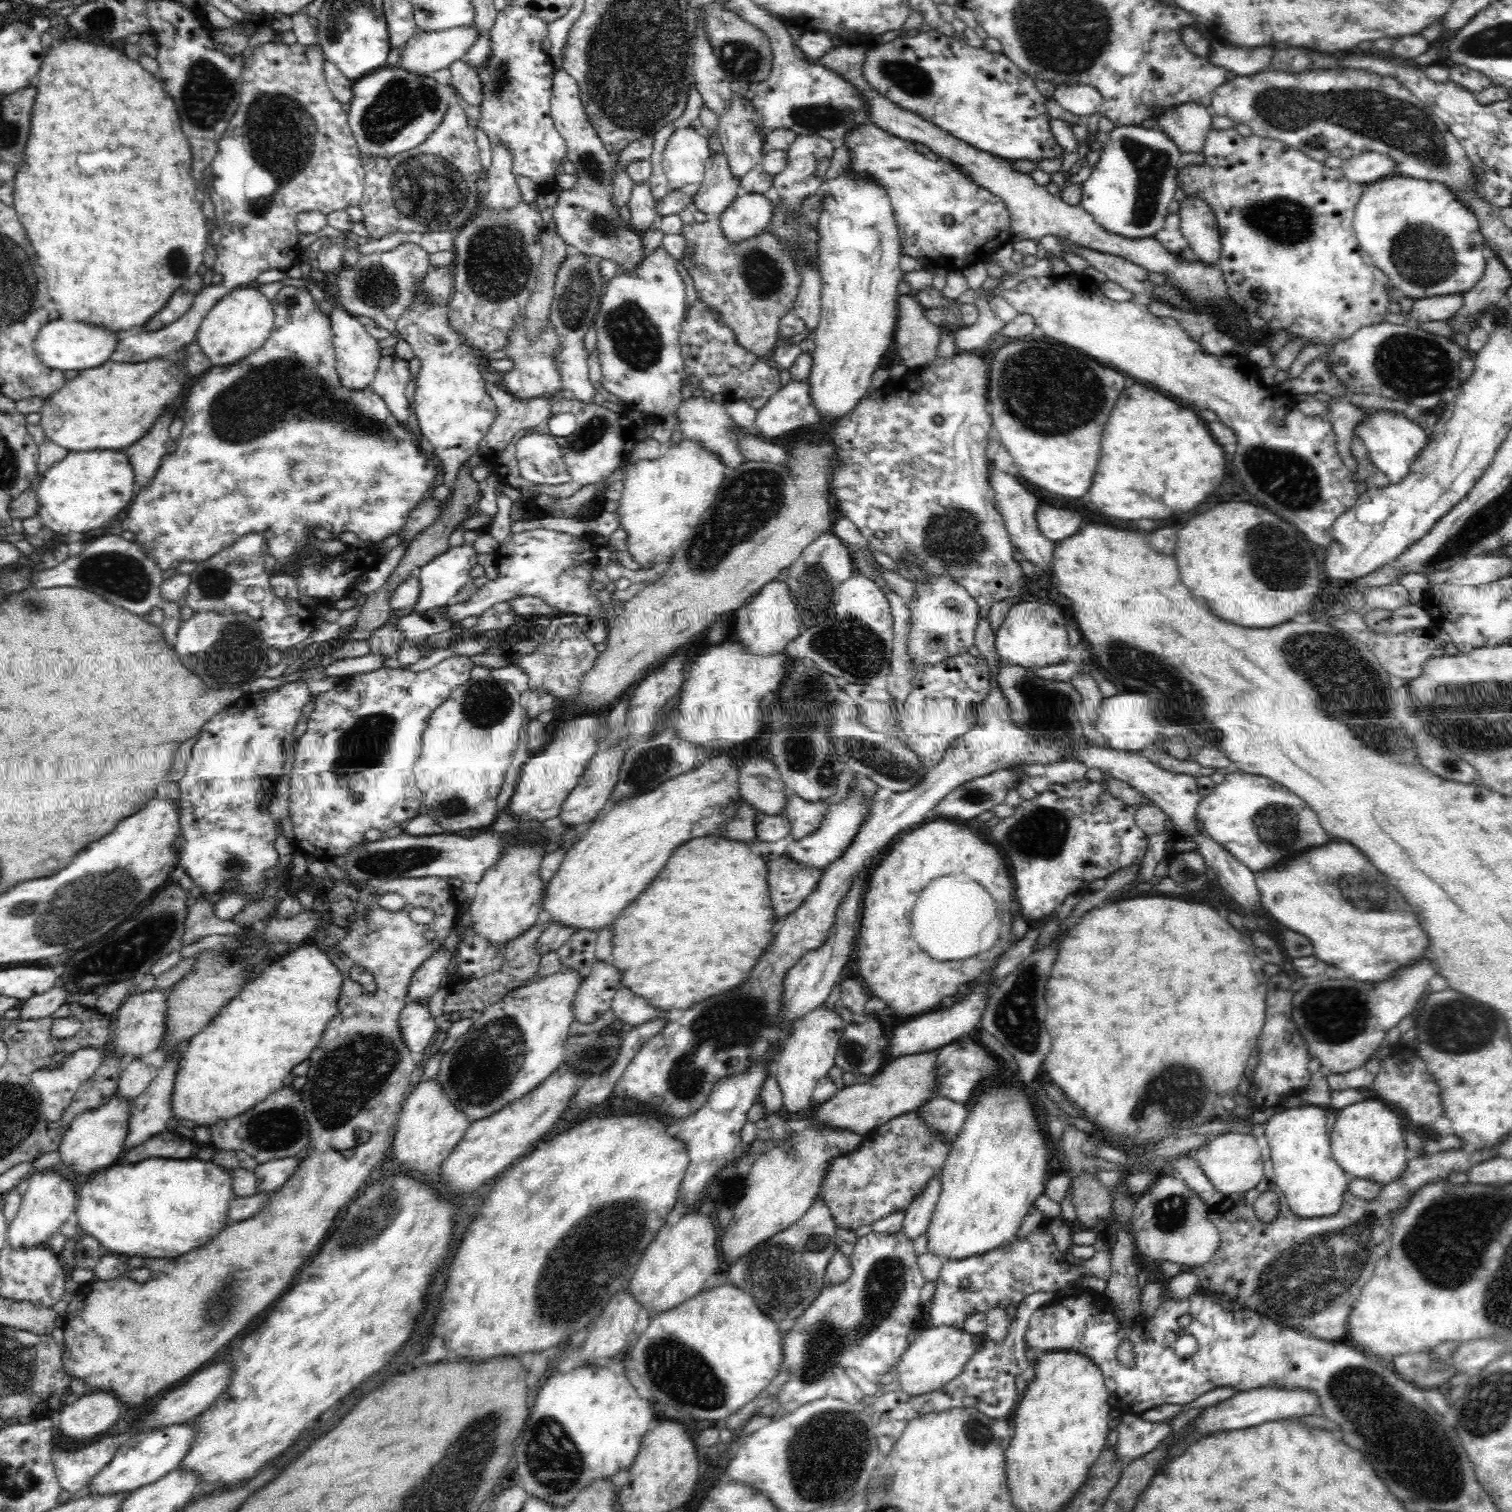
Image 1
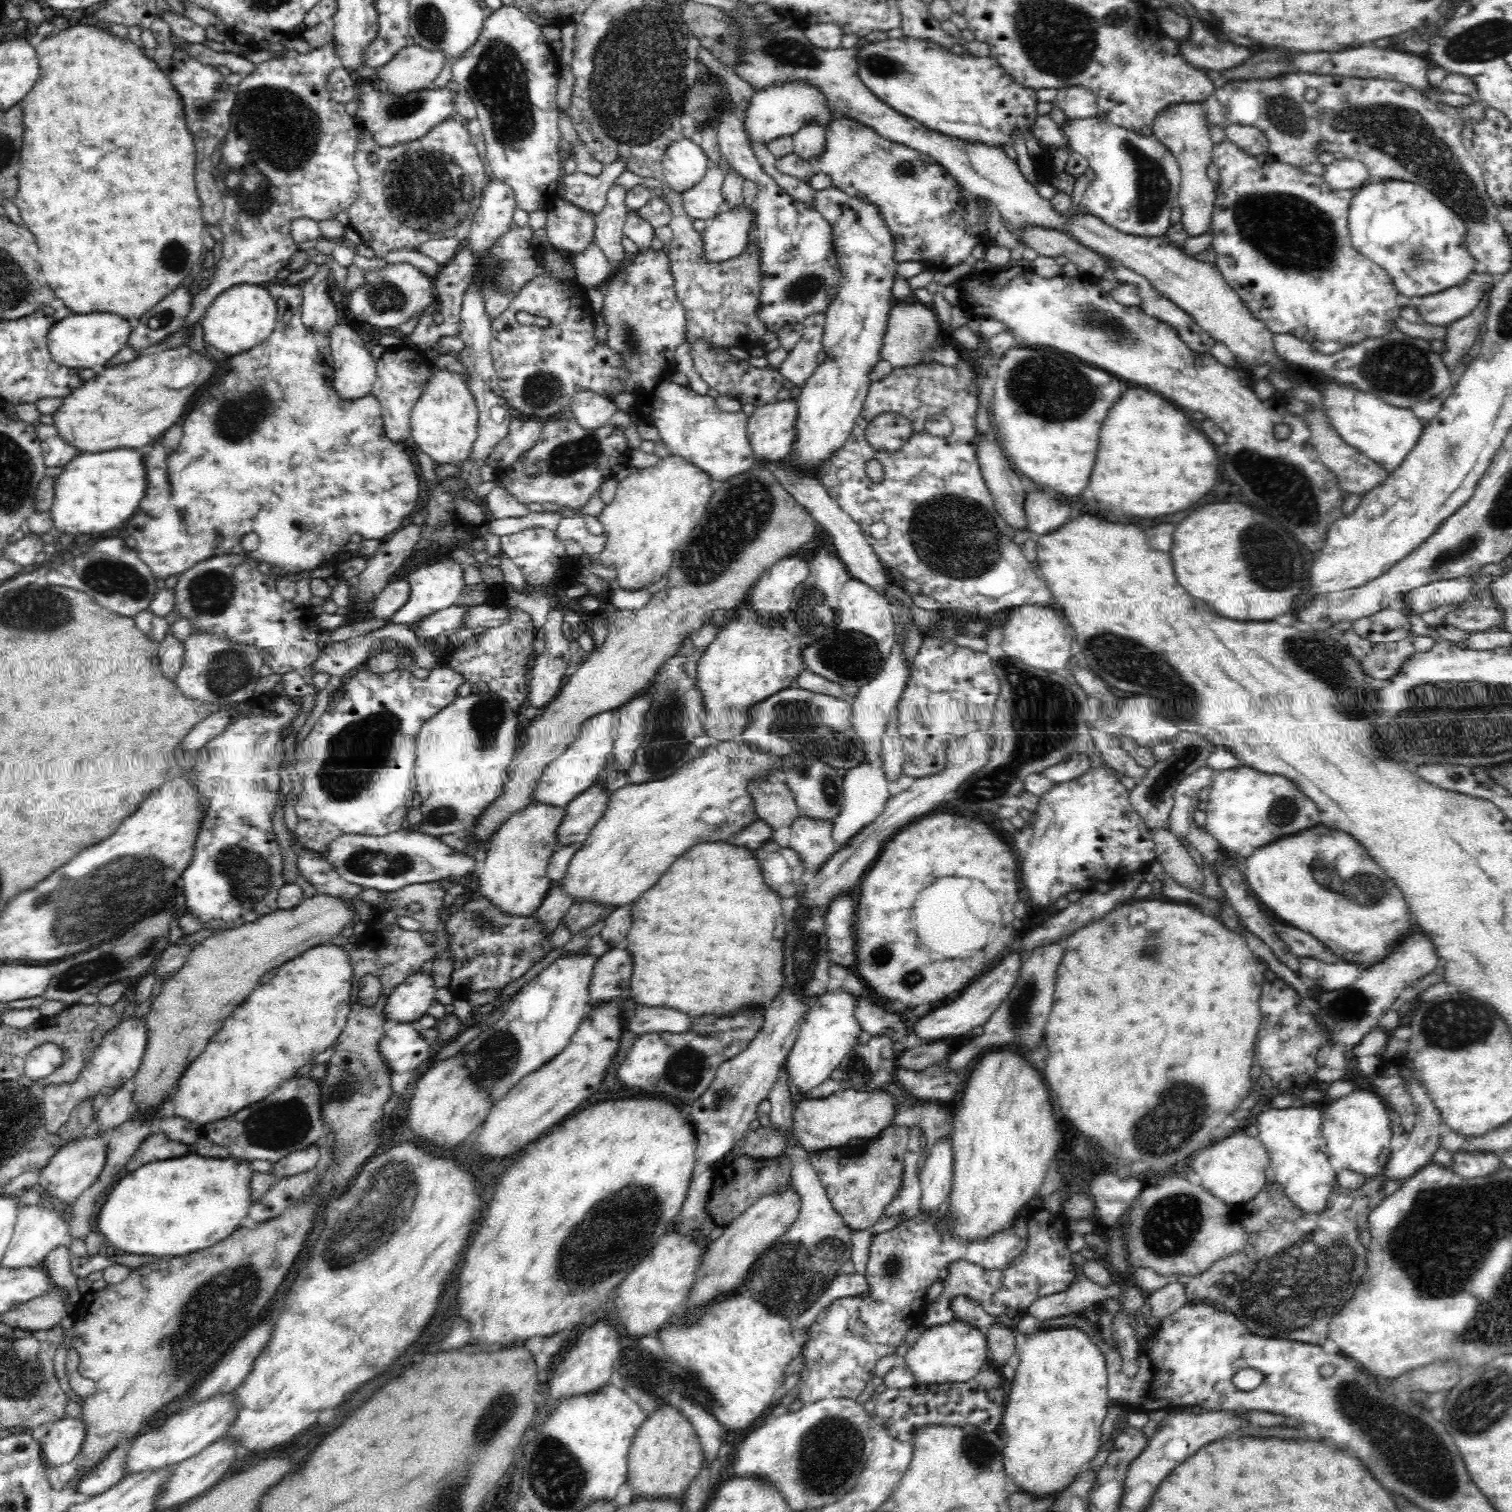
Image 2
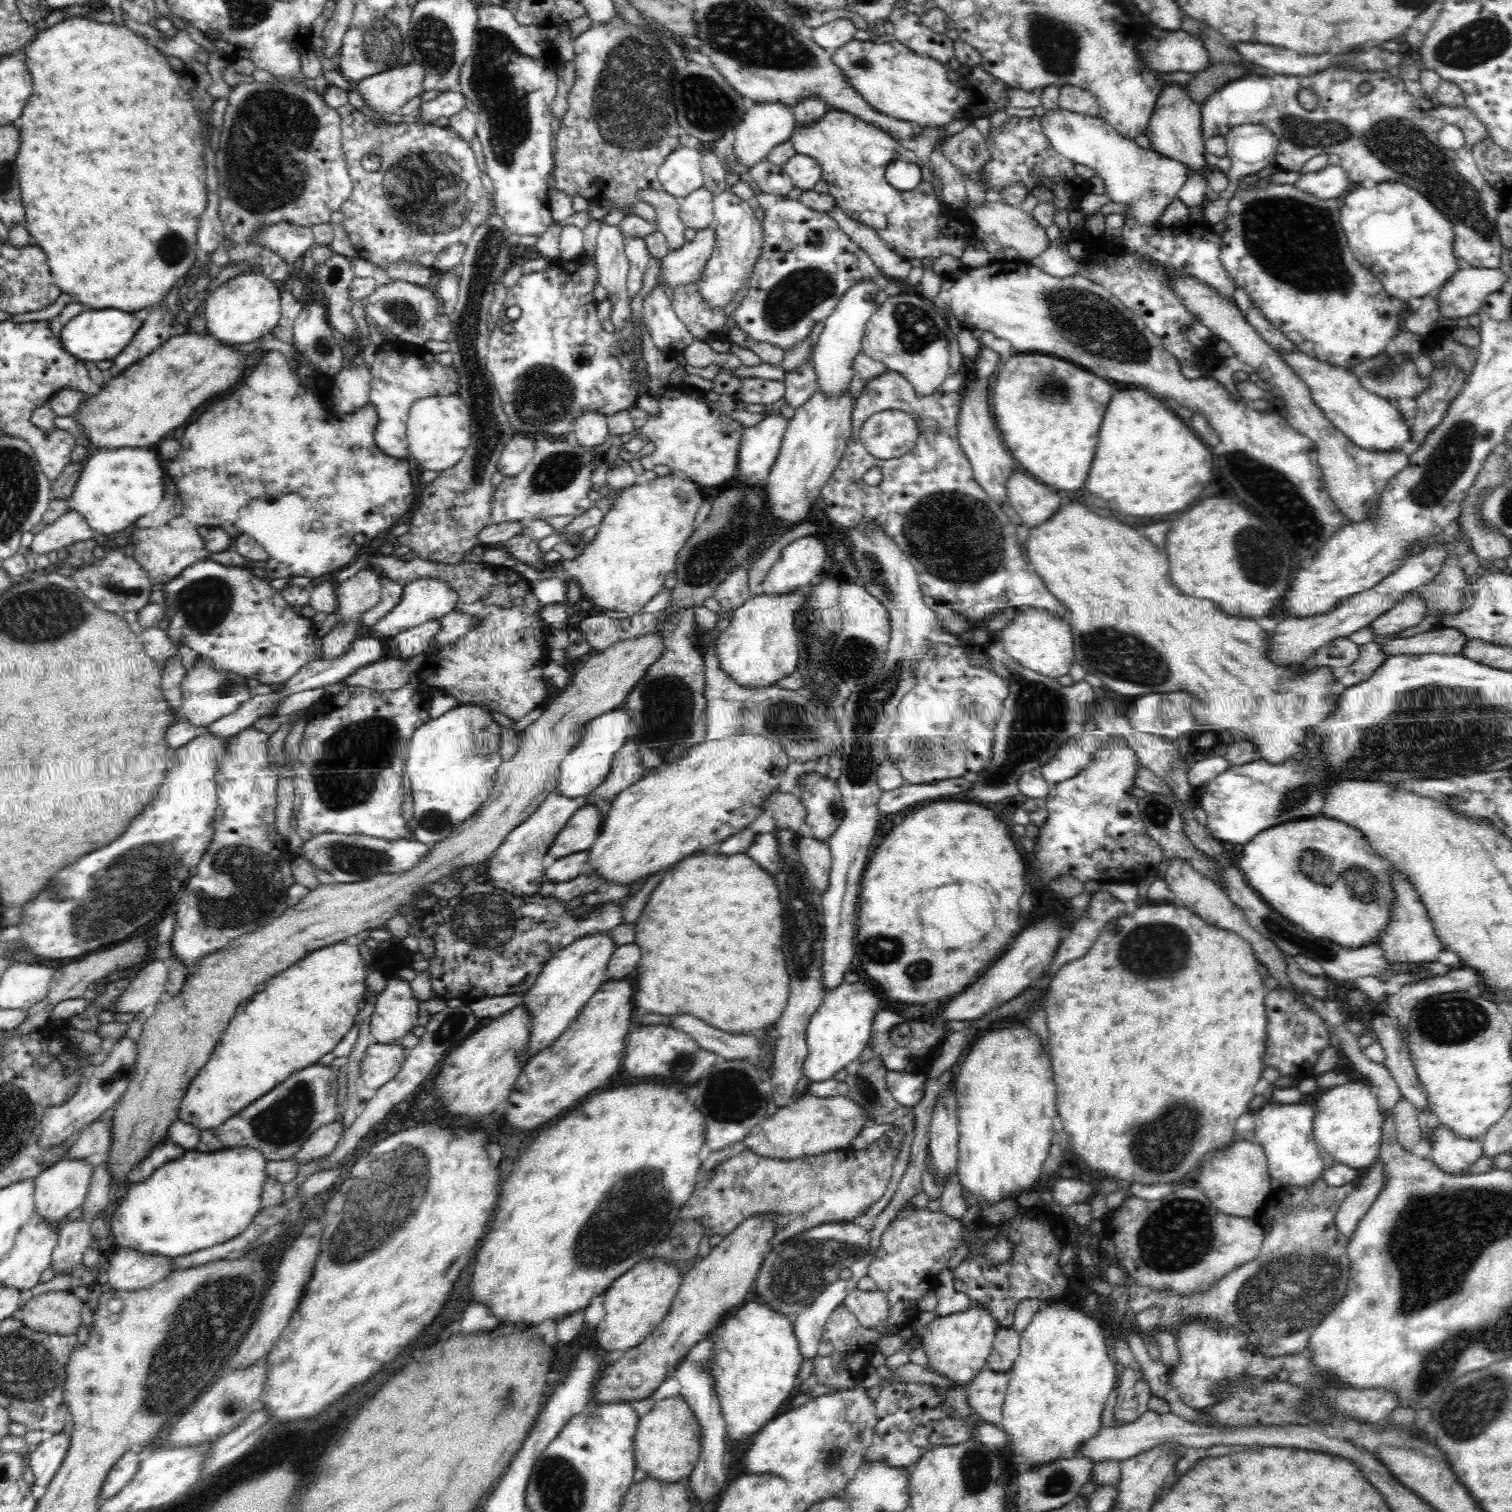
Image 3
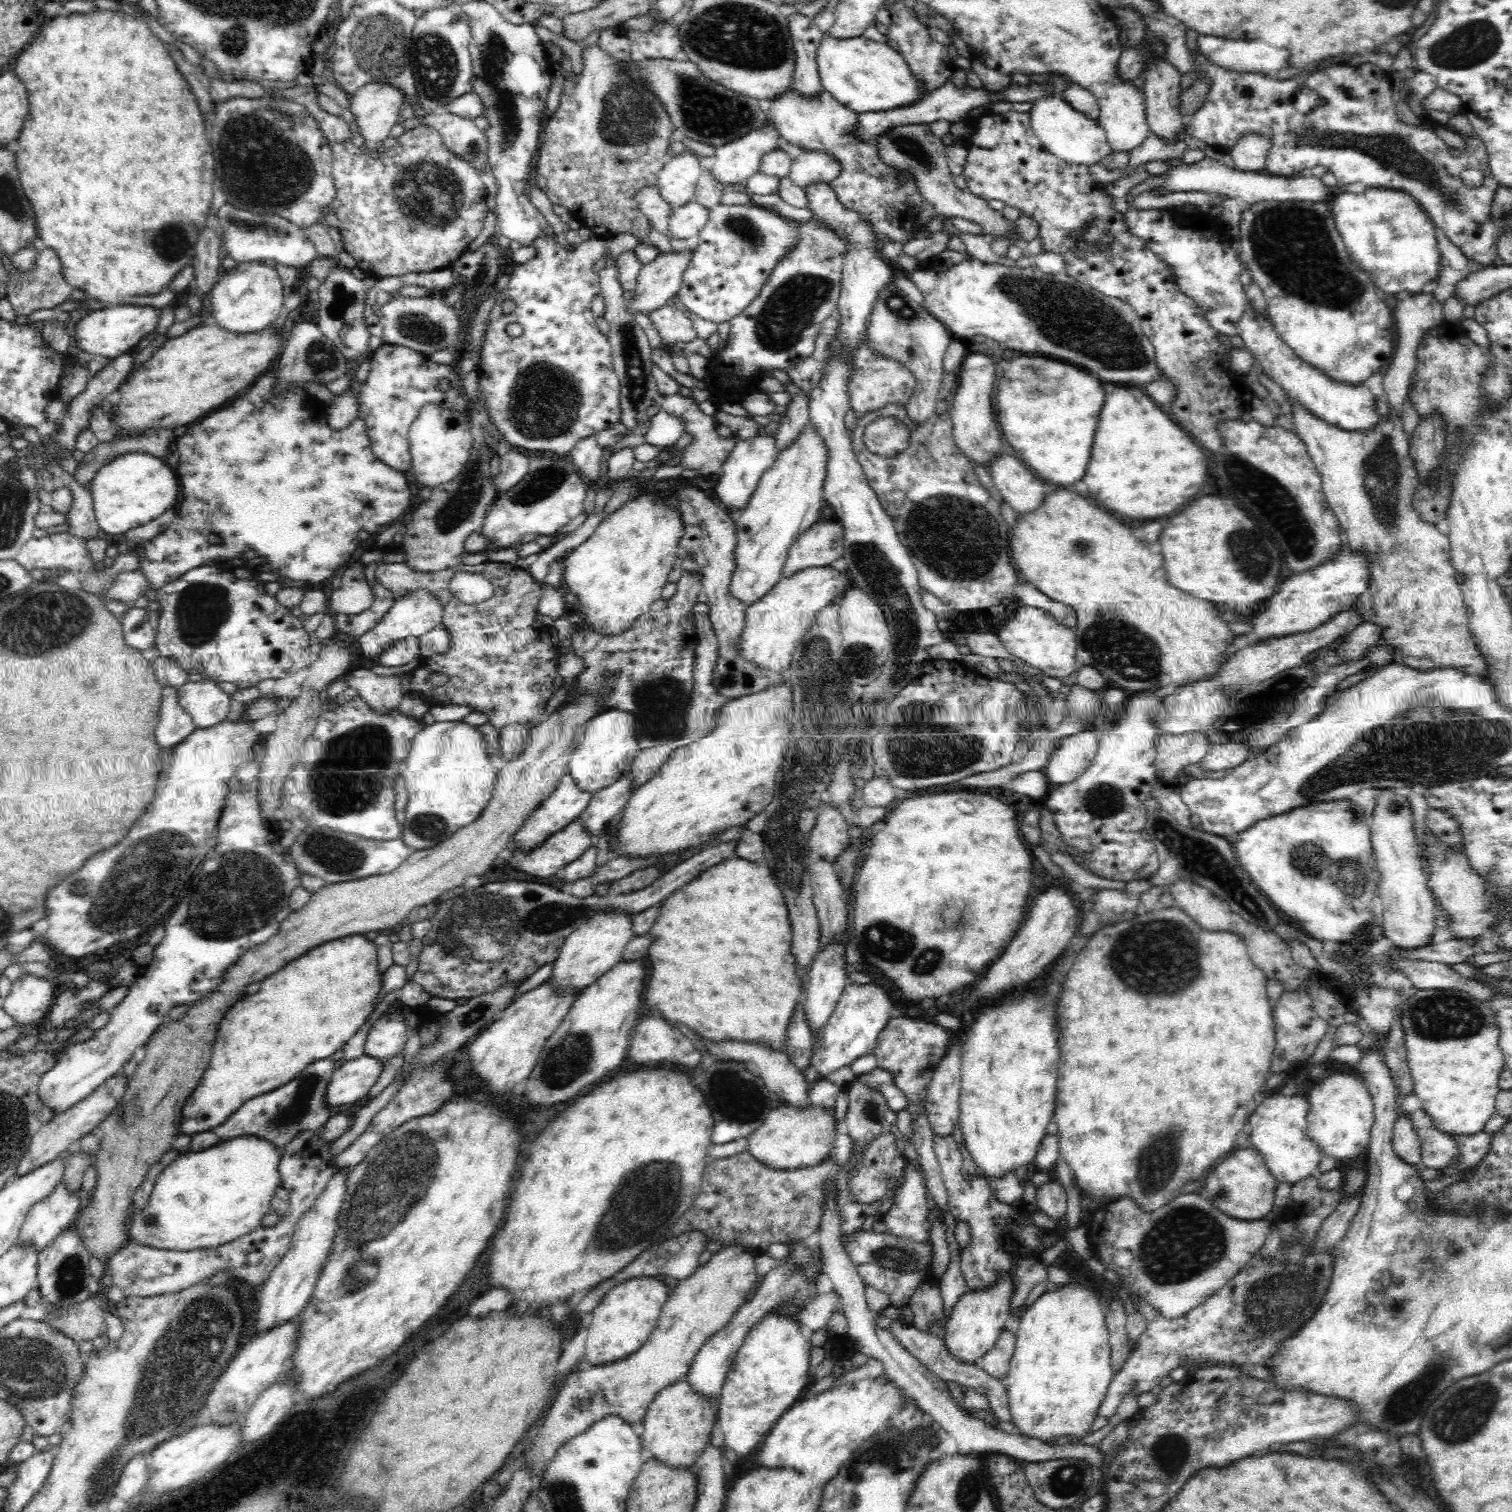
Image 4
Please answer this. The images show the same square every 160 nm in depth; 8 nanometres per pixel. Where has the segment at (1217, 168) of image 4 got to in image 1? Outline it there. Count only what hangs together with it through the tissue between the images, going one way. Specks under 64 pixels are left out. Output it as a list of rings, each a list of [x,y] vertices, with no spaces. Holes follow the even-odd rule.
[[[1119,126],[1114,127],[1105,136],[1101,136],[1097,147],[1101,150],[1099,162],[1093,166],[1091,175],[1083,182],[1079,204],[1095,218],[1096,223],[1108,232],[1132,240],[1154,237],[1161,228],[1164,228],[1168,206],[1174,199],[1174,192],[1178,188],[1176,176],[1181,152],[1176,143],[1160,129]],[[1367,152],[1354,154],[1350,159],[1344,160],[1341,169],[1350,182],[1358,182],[1365,186],[1392,174],[1396,165],[1397,162],[1387,154]]]

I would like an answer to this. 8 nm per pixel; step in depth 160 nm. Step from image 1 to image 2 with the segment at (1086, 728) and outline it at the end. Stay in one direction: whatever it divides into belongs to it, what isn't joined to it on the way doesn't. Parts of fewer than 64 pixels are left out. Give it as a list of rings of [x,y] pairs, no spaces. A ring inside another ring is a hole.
[[[1091,726],[1089,732],[1095,748],[1109,767],[1112,767],[1120,775],[1137,778],[1138,780],[1145,778],[1147,768],[1139,766],[1128,752],[1122,750],[1118,738],[1106,732],[1100,732],[1094,729],[1093,726]]]

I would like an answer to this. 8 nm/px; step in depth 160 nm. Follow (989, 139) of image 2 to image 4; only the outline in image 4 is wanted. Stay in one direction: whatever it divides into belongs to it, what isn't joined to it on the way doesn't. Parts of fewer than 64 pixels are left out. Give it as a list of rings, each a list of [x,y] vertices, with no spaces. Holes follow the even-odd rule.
[[[828,32],[821,39],[815,59],[823,90],[852,112],[905,107],[919,101],[928,92],[921,84],[923,80],[915,78],[903,56],[888,44],[873,42],[863,36],[845,39],[830,37]]]

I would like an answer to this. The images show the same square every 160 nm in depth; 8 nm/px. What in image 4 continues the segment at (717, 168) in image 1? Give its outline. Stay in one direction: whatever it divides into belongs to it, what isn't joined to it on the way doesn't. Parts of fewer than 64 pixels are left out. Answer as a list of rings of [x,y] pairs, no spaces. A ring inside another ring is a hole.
[[[691,200],[684,206],[673,207],[667,222],[672,238],[687,241],[696,236],[706,224],[708,217],[709,210],[695,200]]]

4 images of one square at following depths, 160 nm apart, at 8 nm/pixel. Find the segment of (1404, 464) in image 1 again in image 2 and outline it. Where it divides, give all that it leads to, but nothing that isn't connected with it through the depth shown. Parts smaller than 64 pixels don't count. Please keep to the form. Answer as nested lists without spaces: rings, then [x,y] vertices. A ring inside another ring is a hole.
[[[1321,377],[1323,410],[1340,438],[1351,447],[1356,447],[1374,462],[1392,472],[1400,466],[1406,455],[1414,448],[1424,426],[1411,409],[1392,406],[1372,393],[1341,386],[1330,379]]]

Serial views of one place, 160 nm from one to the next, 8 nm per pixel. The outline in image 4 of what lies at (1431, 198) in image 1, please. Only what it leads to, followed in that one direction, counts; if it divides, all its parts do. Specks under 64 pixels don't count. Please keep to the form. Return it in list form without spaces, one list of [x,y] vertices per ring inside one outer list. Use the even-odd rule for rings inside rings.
[[[1370,187],[1364,194],[1344,192],[1338,198],[1334,198],[1332,216],[1354,264],[1368,275],[1378,289],[1389,296],[1394,297],[1402,291],[1408,291],[1412,295],[1425,292],[1438,279],[1442,268],[1440,265],[1442,255],[1438,249],[1438,237],[1435,233],[1437,228],[1419,202],[1402,189]]]

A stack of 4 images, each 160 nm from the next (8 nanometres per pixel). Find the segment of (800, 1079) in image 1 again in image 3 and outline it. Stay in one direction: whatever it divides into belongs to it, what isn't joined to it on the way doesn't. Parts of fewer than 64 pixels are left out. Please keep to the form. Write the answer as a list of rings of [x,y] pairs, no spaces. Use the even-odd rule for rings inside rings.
[[[844,981],[828,993],[820,1008],[812,1014],[806,1030],[808,1054],[804,1058],[802,1070],[812,1083],[832,1079],[838,1070],[859,1058],[862,1050],[869,1046],[872,1022],[880,1005],[876,994],[860,981]]]

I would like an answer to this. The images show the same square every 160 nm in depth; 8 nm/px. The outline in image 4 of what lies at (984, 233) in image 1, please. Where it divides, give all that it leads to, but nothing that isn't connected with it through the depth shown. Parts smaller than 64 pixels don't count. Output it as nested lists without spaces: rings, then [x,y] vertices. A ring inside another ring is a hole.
[[[788,87],[782,94],[772,99],[769,111],[770,118],[768,120],[771,121],[779,136],[782,136],[793,148],[804,151],[818,151],[830,154],[838,159],[840,174],[829,182],[830,187],[838,195],[838,202],[842,203],[844,208],[860,213],[862,219],[866,219],[870,223],[874,235],[880,242],[896,241],[904,245],[908,240],[914,240],[920,236],[917,220],[918,214],[922,210],[923,198],[921,192],[916,188],[910,177],[899,174],[891,166],[886,166],[882,162],[874,140],[864,142],[853,135],[851,130],[857,123],[856,112],[852,112],[847,106],[840,104],[829,92],[822,91],[816,96],[804,97],[792,87]]]

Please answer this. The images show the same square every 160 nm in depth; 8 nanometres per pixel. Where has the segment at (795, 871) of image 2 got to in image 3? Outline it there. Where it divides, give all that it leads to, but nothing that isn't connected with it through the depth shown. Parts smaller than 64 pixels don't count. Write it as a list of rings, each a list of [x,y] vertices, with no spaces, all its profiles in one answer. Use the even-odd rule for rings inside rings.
[[[756,833],[745,854],[761,867],[764,866],[764,870],[768,870],[772,876],[784,866],[784,859],[772,833]]]

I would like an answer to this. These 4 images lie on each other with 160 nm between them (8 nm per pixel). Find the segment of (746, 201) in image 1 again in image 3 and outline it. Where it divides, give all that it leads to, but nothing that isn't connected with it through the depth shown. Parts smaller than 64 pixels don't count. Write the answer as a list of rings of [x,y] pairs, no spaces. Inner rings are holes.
[[[713,224],[698,230],[694,240],[687,242],[678,250],[670,251],[660,262],[660,278],[658,285],[676,289],[678,286],[697,282],[702,278],[702,272],[712,256],[714,248]]]

